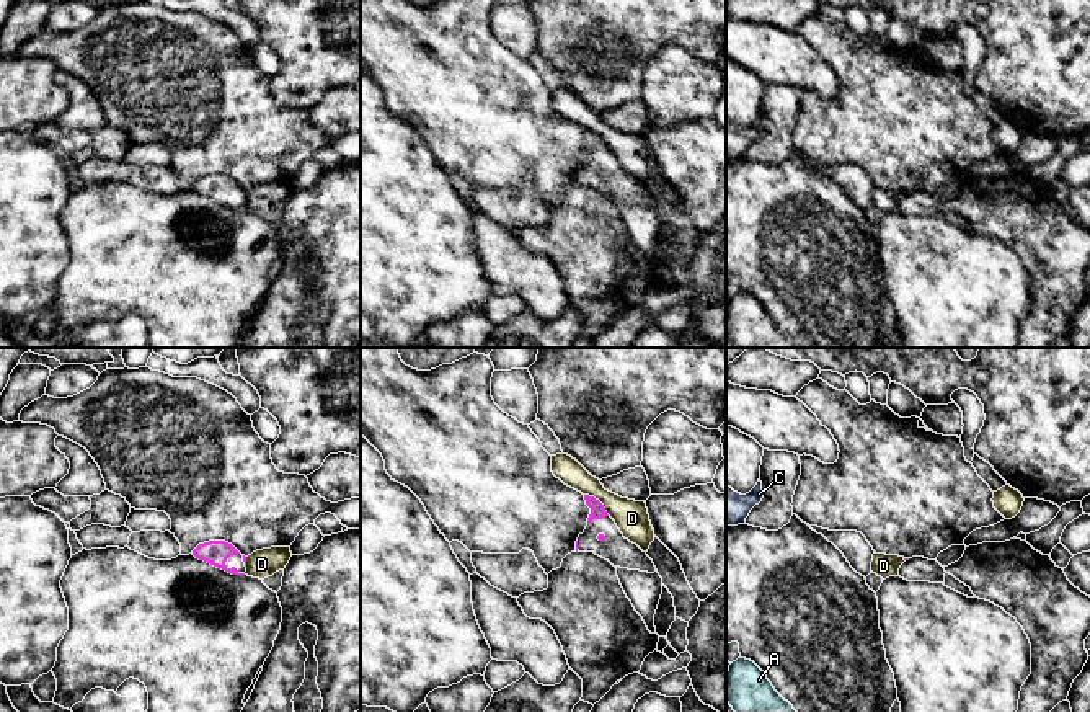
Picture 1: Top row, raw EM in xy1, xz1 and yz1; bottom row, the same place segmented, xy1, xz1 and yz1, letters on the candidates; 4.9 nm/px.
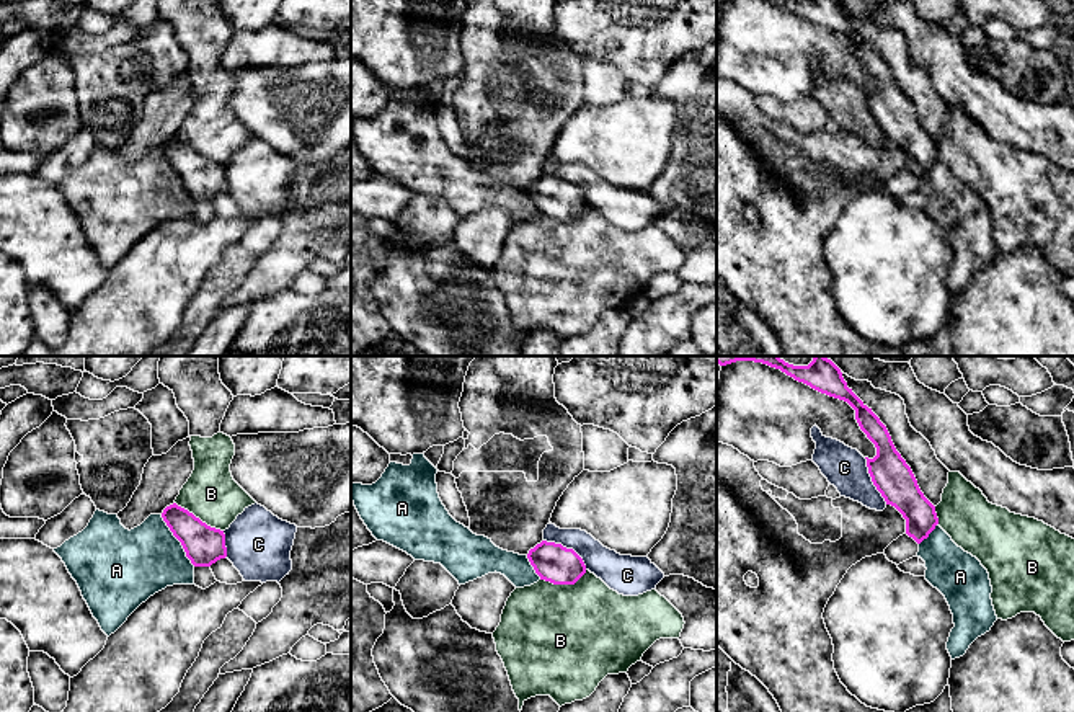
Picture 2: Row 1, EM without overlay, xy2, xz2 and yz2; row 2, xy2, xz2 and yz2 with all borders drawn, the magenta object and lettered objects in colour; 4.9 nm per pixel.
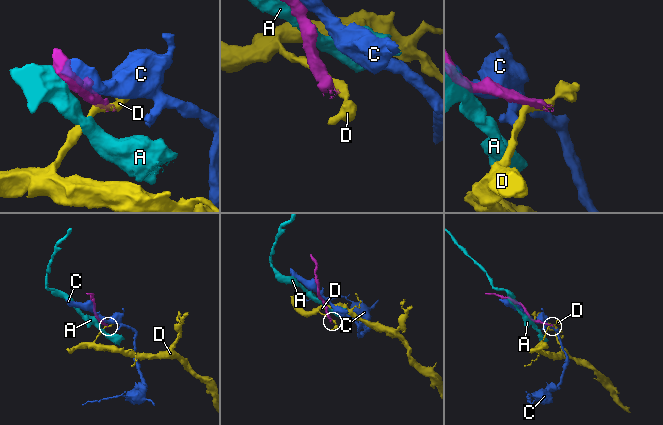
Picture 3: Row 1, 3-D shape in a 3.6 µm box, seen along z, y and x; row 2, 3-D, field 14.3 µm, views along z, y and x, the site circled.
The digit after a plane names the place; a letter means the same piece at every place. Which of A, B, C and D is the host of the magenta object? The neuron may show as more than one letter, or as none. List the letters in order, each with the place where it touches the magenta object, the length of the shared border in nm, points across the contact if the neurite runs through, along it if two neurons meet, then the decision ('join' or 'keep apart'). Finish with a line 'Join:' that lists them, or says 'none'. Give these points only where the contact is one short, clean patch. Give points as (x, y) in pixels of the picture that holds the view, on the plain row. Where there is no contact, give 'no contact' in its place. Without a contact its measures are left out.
A: meets magenta in xy2 at (178, 173); contact 300 nm long; keep apart
B: meets magenta in xy2 at (198, 152); contact 280 nm long; keep apart
C: meets magenta in xz2 at (568, 183); contact 260 nm long; keep apart
D: meets magenta in xz1 at (599, 136); contact 170 nm long; keep apart
Join: none

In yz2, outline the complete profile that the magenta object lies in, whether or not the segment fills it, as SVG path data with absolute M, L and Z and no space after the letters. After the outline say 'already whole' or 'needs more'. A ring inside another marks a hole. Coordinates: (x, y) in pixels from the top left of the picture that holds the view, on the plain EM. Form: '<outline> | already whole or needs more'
M770 0L780 3L798 16L847 36L855 44L855 54L867 72L875 78L877 90L867 93L873 119L906 154L906 168L917 178L929 171L939 158L935 140L924 131L917 114L896 85L886 60L854 26L847 21L837 0Z | already whole

